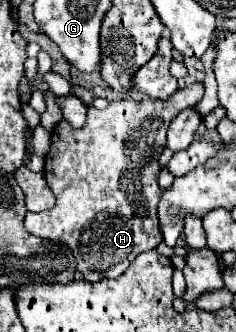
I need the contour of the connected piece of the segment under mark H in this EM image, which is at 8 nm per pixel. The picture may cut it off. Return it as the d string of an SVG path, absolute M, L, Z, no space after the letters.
M193 83L175 91L165 101L135 103L121 99L109 103L103 111L89 107L87 121L79 129L73 129L67 121L59 121L51 133L51 149L45 155L45 181L55 195L55 207L38 213L28 211L25 227L29 233L69 245L77 259L77 271L91 283L119 277L139 253L155 249L163 241L157 221L157 205L161 199L161 189L157 185L161 171L157 165L157 153L165 149L165 135L171 119L183 109L199 103L203 93L203 83Z

